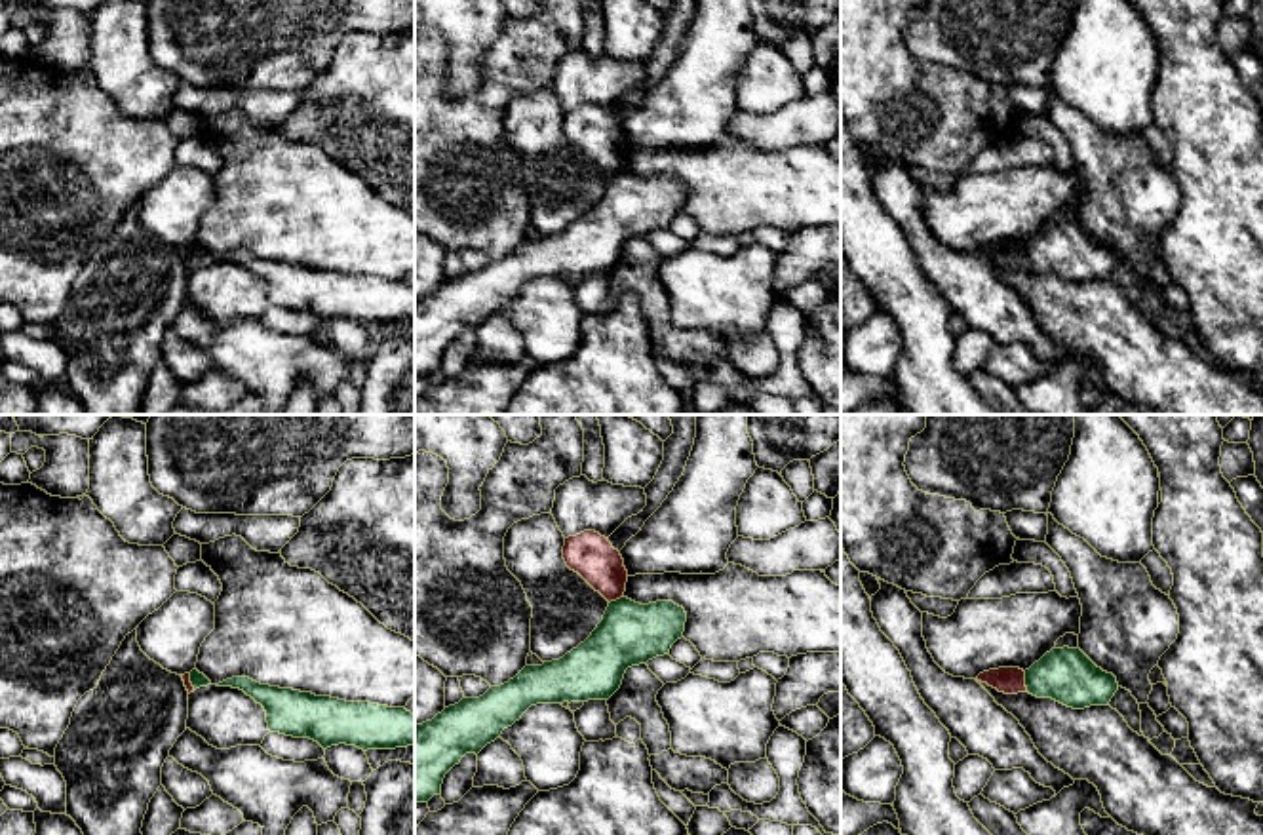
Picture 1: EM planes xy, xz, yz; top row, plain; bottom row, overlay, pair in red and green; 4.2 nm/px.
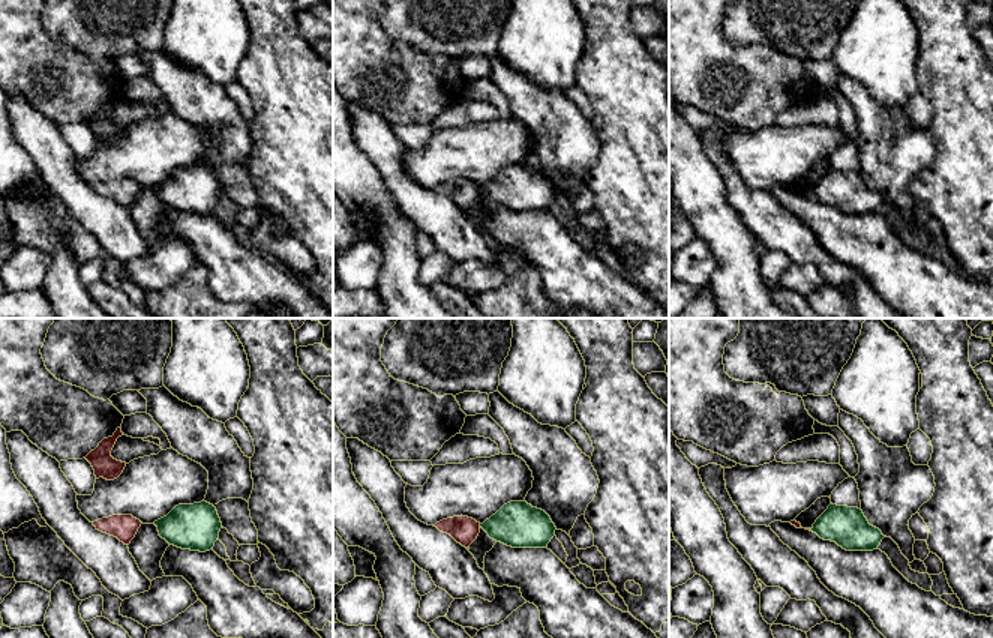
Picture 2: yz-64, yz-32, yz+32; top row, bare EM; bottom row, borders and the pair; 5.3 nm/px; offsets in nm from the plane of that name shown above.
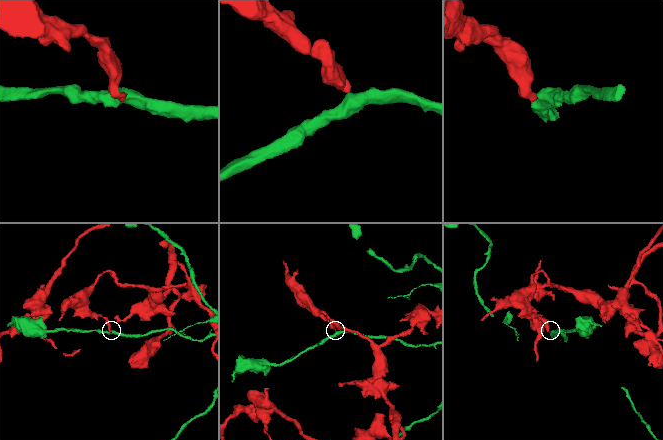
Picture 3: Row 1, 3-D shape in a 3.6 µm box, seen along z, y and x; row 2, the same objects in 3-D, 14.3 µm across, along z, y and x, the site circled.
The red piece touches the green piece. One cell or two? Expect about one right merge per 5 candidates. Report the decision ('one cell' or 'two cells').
two cells

